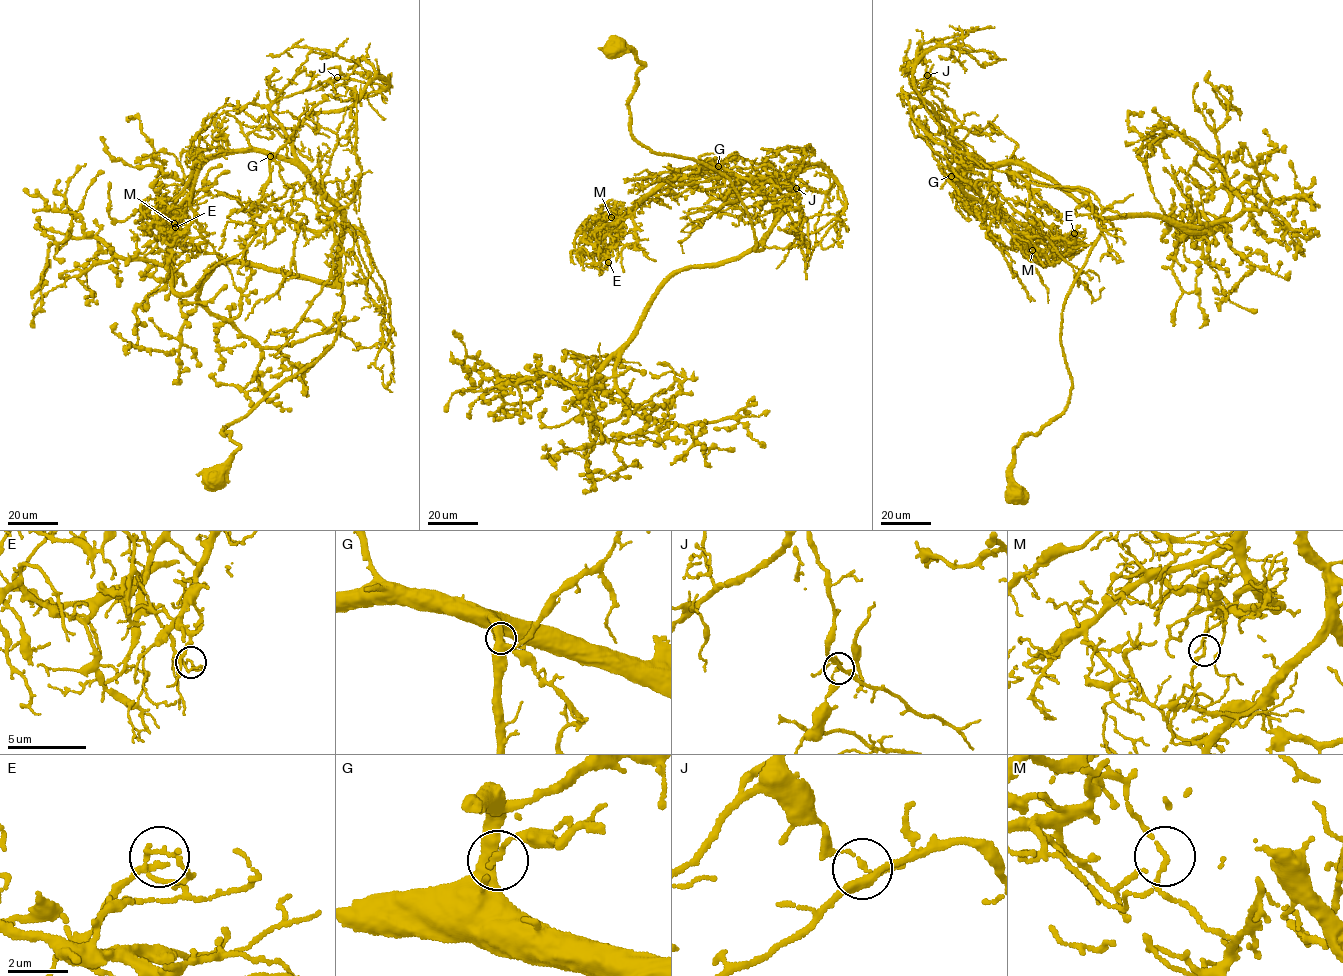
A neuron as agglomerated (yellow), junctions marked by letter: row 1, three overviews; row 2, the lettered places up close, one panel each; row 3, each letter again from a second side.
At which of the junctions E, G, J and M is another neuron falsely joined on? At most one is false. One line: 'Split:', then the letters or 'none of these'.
Split: J

